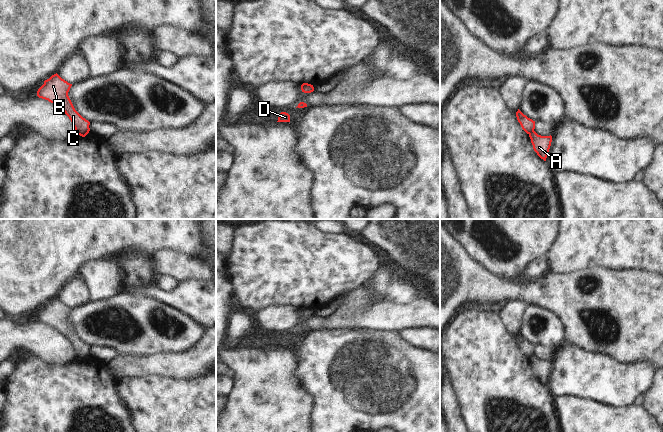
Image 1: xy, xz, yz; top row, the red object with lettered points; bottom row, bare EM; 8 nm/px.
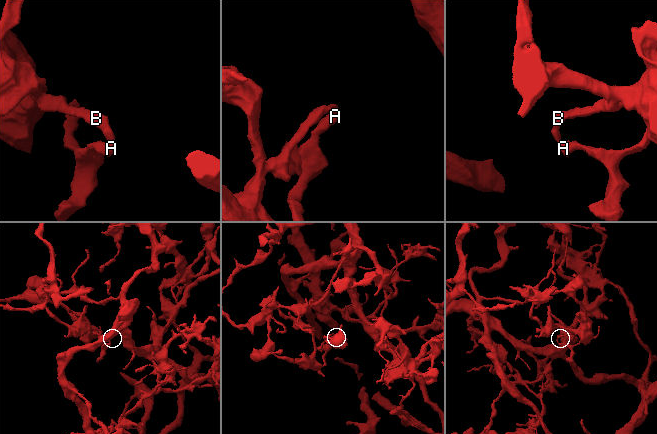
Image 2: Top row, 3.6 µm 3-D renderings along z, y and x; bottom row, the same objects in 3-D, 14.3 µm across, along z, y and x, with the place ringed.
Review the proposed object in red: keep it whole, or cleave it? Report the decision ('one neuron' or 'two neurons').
two neurons

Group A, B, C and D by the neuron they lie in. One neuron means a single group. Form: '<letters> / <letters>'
A D / B C

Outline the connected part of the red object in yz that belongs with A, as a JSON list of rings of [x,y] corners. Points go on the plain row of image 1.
[[[532,355],[529,358],[529,361],[531,363],[534,375],[541,383],[546,385],[552,366],[552,360],[541,360],[538,359],[535,355]]]

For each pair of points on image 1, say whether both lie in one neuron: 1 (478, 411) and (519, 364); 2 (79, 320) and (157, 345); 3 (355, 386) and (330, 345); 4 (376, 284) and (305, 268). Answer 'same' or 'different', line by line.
1: same
2: same
3: same
4: different

